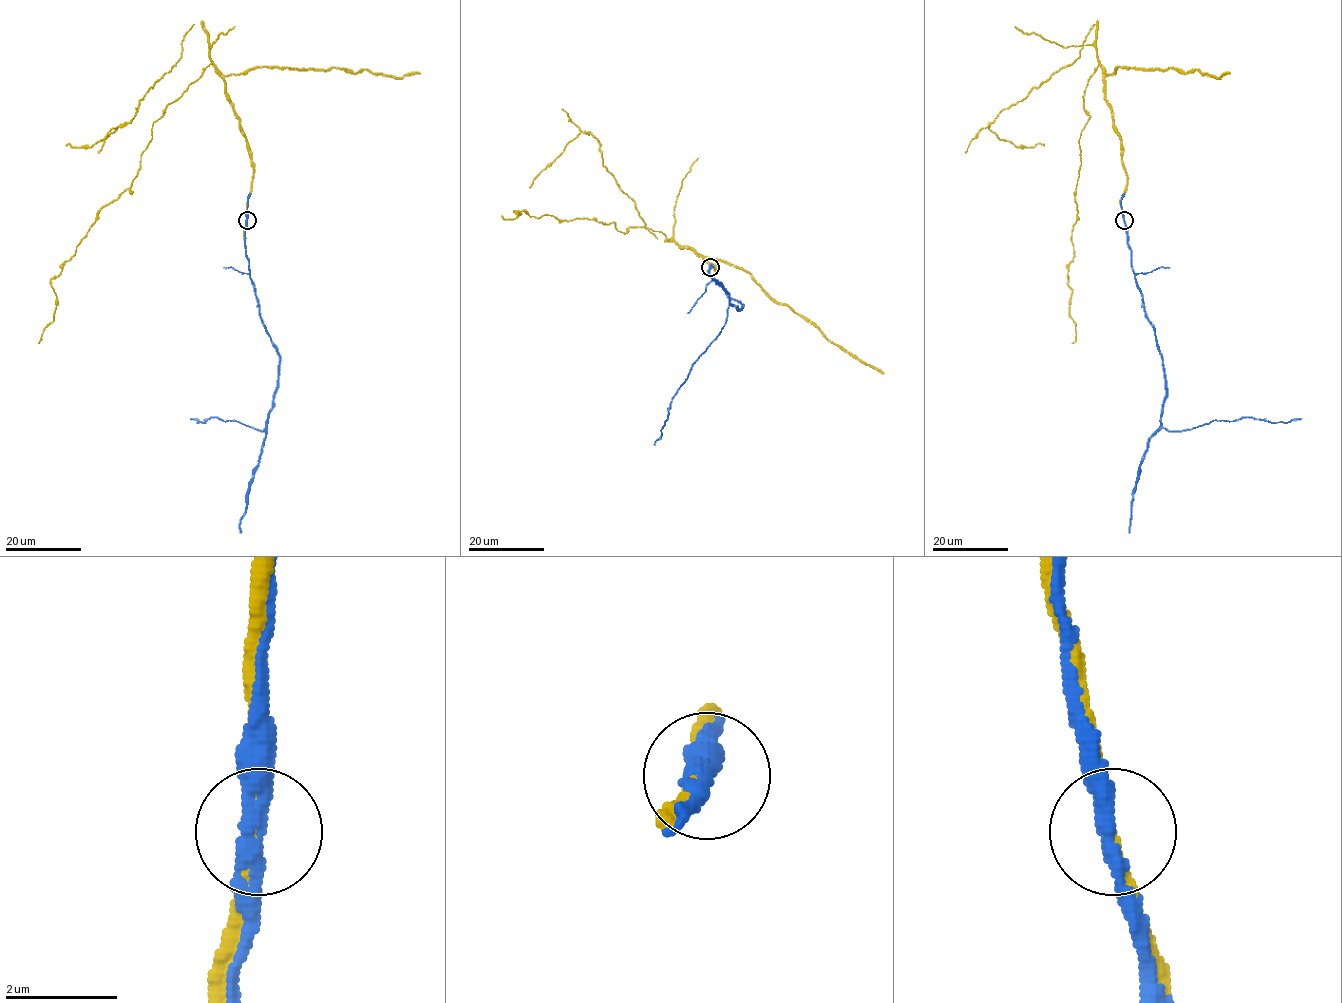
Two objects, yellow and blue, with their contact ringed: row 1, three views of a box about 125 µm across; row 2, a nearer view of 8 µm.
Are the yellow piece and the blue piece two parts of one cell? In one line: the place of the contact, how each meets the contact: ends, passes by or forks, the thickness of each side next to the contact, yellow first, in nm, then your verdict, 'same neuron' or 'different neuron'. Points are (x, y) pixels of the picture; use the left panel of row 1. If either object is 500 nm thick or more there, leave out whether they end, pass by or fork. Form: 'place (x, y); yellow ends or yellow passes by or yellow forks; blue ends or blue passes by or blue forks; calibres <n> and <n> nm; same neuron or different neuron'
place (247, 220); yellow passes by; blue passes by; calibres 260 and 240 nm; same neuron

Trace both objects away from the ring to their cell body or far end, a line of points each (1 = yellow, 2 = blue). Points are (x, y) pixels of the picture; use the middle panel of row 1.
1: (711, 267), (693, 249), (643, 226), (625, 233), (615, 223), (502, 215)
2: (711, 267), (709, 273), (743, 306), (730, 304), (720, 334), (693, 365), (672, 399), (655, 445)

